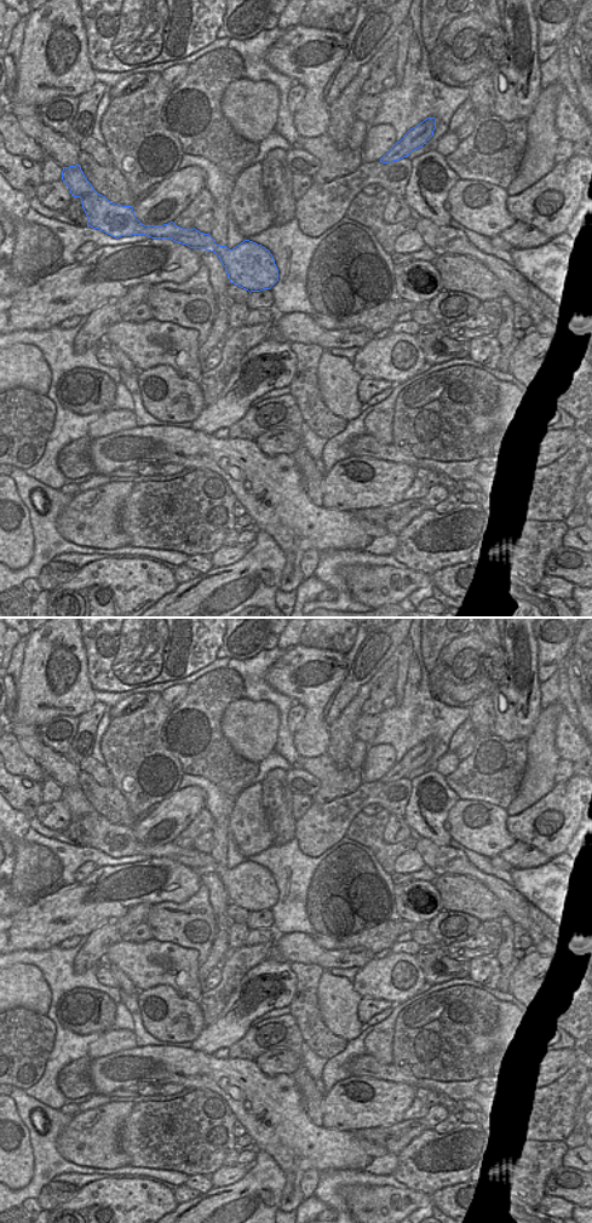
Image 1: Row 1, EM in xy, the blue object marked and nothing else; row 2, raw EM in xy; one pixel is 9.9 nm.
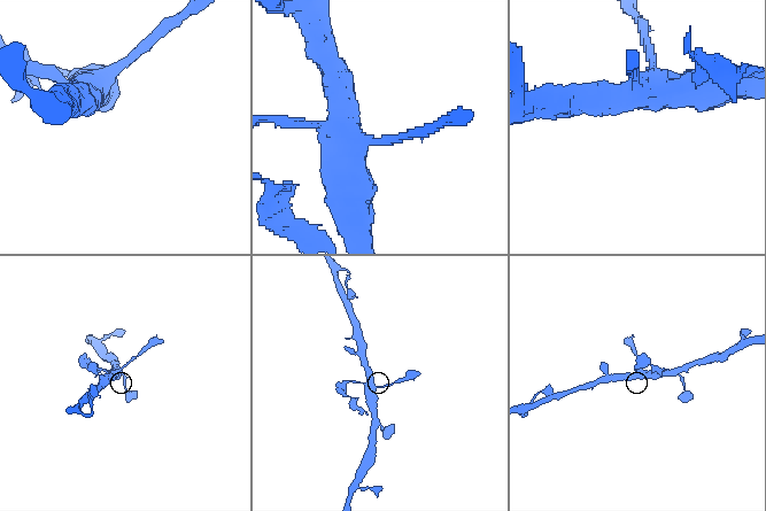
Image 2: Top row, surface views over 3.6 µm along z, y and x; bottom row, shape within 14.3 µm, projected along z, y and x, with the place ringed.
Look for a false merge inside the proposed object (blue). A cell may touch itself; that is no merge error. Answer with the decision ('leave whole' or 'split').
split

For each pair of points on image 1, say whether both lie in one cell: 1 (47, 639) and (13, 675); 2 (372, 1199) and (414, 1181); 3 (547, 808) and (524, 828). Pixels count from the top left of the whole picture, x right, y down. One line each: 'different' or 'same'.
1: different
2: different
3: same

